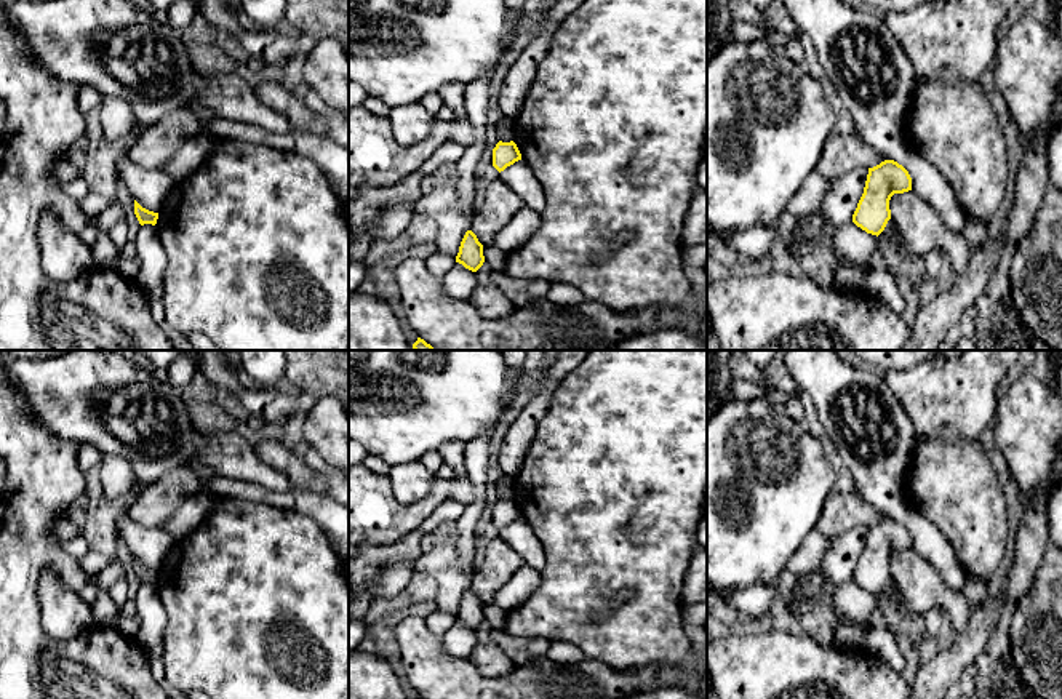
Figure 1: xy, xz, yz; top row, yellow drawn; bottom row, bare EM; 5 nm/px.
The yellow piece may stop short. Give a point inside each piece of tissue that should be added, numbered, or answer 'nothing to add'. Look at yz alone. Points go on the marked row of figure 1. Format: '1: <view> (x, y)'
nothing to add

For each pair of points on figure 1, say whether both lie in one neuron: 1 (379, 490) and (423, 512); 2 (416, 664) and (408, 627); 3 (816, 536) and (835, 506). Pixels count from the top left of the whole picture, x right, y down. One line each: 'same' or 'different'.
1: same
2: same
3: different

